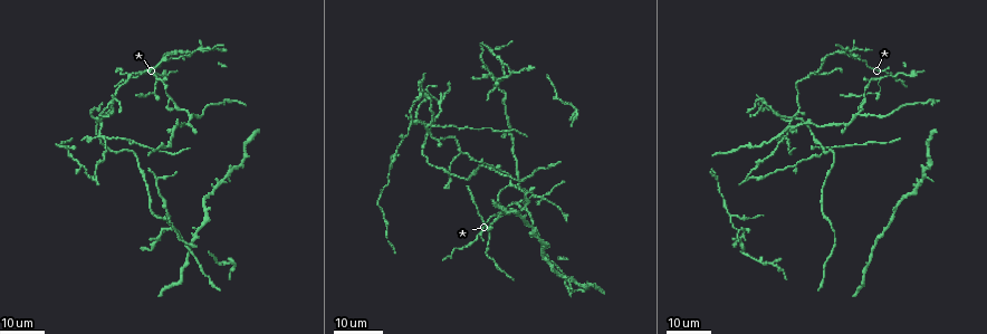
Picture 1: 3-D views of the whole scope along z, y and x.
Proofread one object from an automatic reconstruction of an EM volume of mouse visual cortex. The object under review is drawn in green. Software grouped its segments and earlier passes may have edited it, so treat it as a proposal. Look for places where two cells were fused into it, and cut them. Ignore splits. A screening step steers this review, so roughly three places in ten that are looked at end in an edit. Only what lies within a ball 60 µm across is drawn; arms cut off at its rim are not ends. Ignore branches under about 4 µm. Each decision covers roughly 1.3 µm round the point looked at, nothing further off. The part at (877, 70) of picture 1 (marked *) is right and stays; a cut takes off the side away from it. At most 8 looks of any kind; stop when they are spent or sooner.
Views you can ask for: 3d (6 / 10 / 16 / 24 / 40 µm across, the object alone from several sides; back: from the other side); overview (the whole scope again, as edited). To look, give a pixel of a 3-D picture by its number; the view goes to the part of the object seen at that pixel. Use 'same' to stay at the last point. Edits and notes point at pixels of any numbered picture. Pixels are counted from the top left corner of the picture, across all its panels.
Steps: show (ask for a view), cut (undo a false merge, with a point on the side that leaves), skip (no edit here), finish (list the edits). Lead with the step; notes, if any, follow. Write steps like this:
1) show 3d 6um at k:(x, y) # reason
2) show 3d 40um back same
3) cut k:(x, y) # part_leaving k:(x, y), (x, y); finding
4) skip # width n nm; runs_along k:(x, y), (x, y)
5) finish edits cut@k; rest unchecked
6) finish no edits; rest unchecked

show 3d 24um at 1:(117, 94)

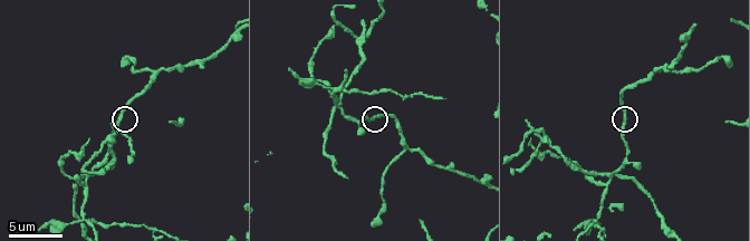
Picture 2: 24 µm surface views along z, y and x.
show 3d 10um at 2:(120, 118)

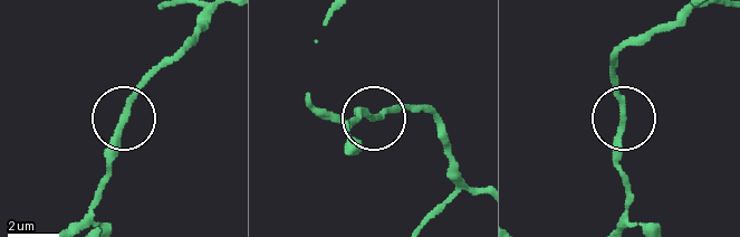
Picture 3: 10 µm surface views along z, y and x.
skip # width 240 nm; runs_along 3:(680, 13), (617, 51), (622, 185); continuous, no second cell

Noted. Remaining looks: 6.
show 3d 16um at 2:(333, 110) # four arms meet

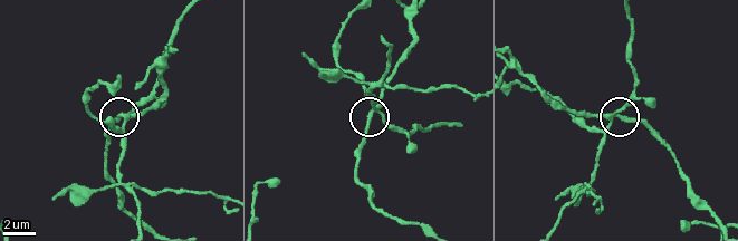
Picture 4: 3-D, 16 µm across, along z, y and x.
cut 4:(366, 131) # part_leaving 4:(376, 111), (357, 153), (357, 176), (373, 205), (413, 222); two cells meet here

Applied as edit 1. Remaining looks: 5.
show 3d 16um at 1:(525, 207) # a fork

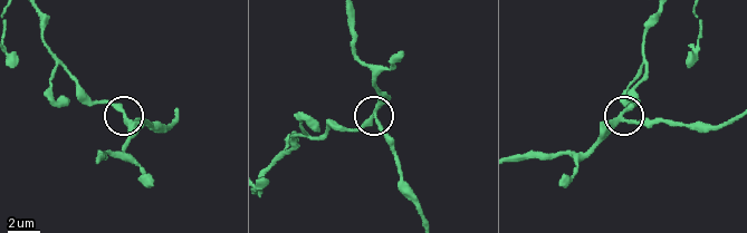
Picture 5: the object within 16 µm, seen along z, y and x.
show 3d 10um at 5:(376, 117)

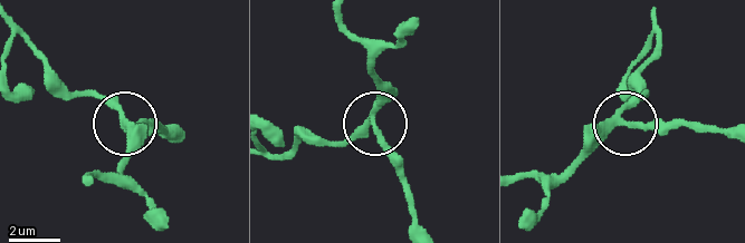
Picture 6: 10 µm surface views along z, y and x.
show 3d 6um at 6:(373, 118)

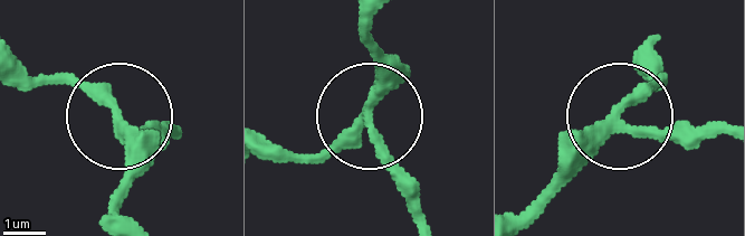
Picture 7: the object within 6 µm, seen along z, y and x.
skip # width 260 nm; runs_along 7:(658, 50), (658, 76), (626, 107), (626, 122), (718, 129); all the same cell

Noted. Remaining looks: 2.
show 3d 6um at 2:(92, 222) # arms part here

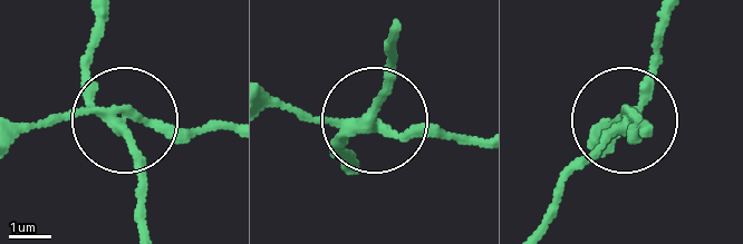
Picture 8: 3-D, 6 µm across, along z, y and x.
cut 8:(166, 130) # width 230 nm; part_leaving 8:(114, 107), (164, 128), (228, 128); two cells meet here

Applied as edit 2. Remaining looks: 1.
finish edits cut@4, cut@8; rest unchecked

